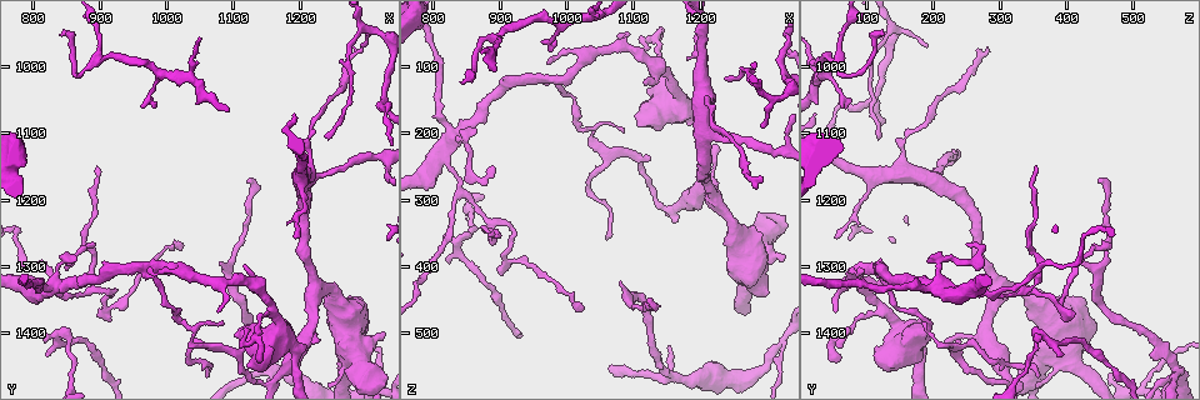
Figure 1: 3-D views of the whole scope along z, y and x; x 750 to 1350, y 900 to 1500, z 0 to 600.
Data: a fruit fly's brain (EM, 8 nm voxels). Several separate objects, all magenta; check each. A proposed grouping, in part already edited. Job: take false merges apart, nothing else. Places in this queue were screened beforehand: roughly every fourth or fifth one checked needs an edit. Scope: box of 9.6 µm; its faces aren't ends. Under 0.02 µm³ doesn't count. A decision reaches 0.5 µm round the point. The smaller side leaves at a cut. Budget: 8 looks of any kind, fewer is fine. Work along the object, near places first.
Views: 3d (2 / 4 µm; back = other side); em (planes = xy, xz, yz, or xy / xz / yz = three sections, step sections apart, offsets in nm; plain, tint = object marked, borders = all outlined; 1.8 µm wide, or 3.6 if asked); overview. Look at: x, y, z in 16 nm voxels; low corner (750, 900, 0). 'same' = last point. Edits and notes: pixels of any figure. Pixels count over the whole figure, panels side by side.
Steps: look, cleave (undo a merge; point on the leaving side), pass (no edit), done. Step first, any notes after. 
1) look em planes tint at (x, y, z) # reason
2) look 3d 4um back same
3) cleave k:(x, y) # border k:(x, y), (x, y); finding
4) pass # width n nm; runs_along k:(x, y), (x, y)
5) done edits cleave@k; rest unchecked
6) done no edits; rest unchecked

look 3d 4um at (1165, 1470, 315) # abrupt turn

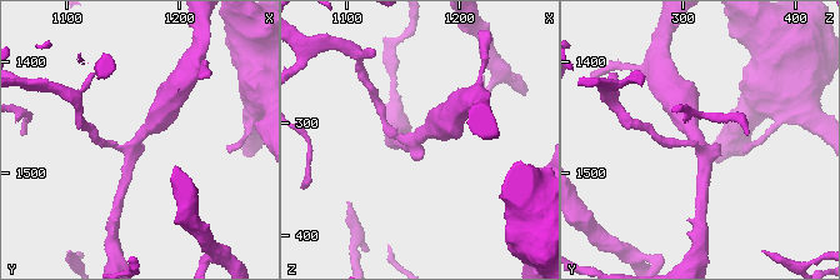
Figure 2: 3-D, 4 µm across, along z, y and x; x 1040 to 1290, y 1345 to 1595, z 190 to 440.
look em yz step 16 tint at (1160, 1468, 314) # need the tissue

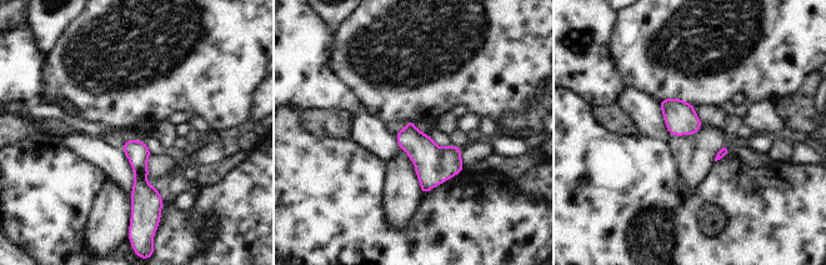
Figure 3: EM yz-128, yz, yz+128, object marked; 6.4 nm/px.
look em xz step 16 borders same # cut it another way

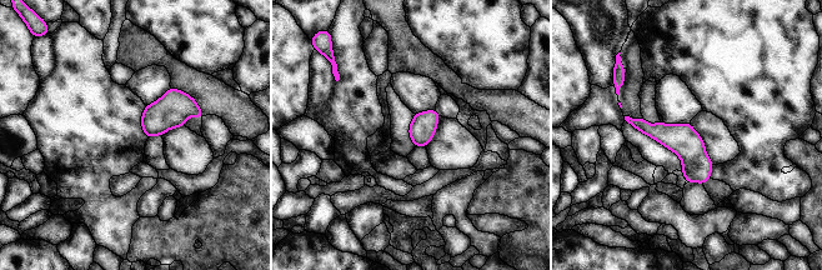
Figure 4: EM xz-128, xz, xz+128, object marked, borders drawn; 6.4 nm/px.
pass # width 50 nm; runs_along 4:(633, 121), (668, 135), (707, 175); continuous, no second neuron

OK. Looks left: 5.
look em yz step 8 tint at (985, 1320, 120) # sharp bend

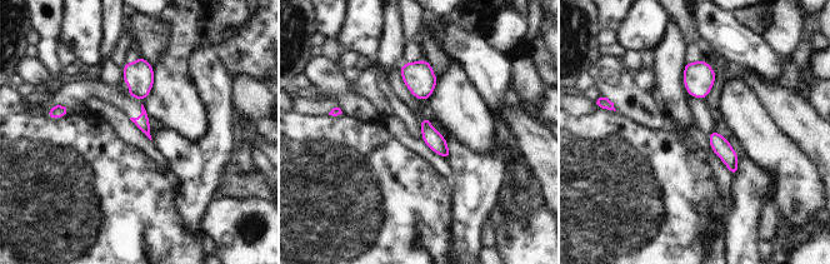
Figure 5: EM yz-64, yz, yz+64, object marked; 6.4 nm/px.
look em planes tint same # cut it another way

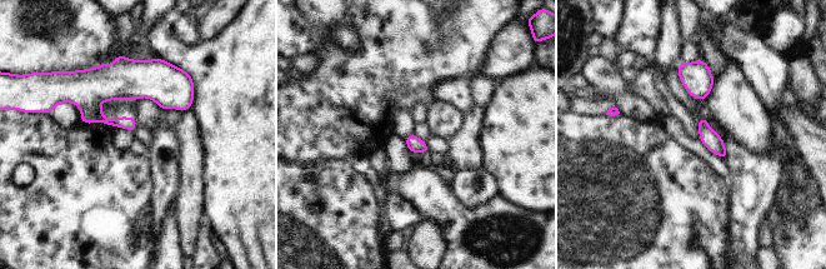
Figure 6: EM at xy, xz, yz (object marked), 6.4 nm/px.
cleave 6:(115, 81) # width 80 nm; part_leaving 6:(190, 84), (99, 84), (70, 99); two neurons meet here

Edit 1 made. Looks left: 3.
look overview # see it whole again

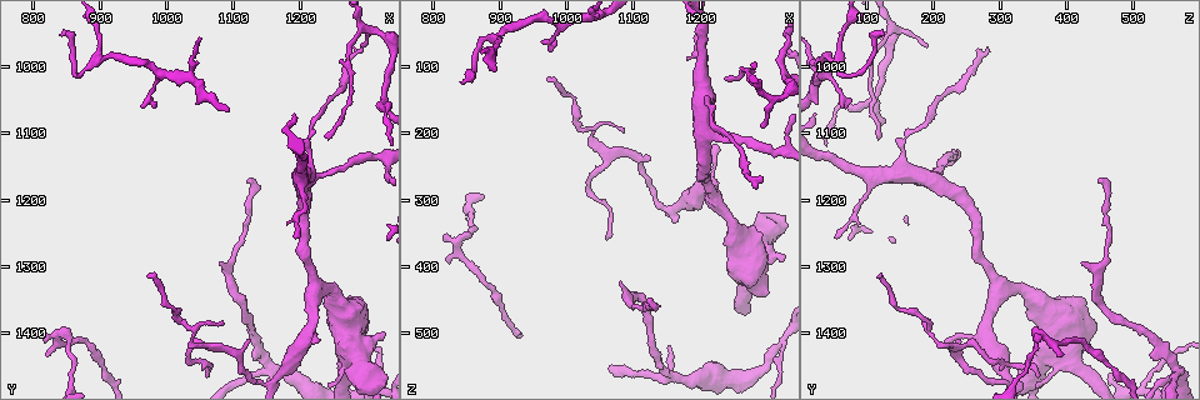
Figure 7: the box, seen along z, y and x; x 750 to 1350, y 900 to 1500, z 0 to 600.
look em planes tint at (1070, 1420, 230)

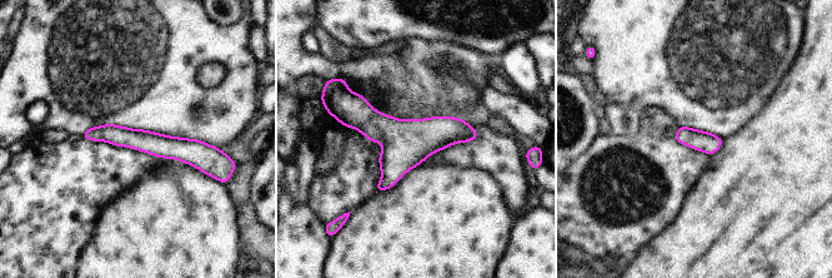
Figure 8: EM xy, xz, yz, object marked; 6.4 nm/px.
pass # runs_along 8:(344, 120), (474, 137); one neuron here

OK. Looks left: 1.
done edits cleave@6; rest unchecked

